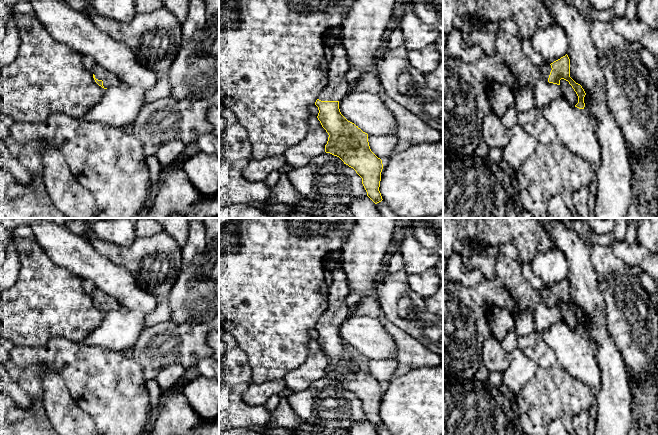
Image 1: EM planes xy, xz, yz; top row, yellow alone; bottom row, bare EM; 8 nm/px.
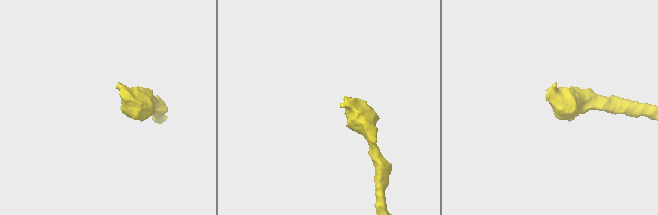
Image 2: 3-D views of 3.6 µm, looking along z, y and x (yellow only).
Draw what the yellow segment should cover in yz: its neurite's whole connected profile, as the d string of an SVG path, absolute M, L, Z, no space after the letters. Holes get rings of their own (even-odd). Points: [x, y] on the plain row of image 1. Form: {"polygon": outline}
{"polygon": "M567 278L551 288L539 290L539 292L543 301L549 307L560 309L561 303L568 305L578 320L578 327L575 331L584 333L584 321L586 317L582 310L570 301L570 283Z"}

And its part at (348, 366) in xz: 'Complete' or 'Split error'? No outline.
Split error

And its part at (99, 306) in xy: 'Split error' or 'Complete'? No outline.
Split error

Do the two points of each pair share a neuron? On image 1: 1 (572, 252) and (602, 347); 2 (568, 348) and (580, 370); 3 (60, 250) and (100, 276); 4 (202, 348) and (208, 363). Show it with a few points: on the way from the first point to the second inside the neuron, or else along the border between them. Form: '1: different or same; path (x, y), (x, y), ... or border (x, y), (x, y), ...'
1: same; path (581, 276), (584, 294), (595, 311), (596, 323)
2: same; path (573, 353), (579, 359), (580, 365)
3: same; path (70, 251), (90, 266)
4: different; border (208, 357), (200, 359), (193, 366)

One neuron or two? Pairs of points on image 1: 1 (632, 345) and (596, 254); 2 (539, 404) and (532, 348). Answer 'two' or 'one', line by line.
1: one
2: one

